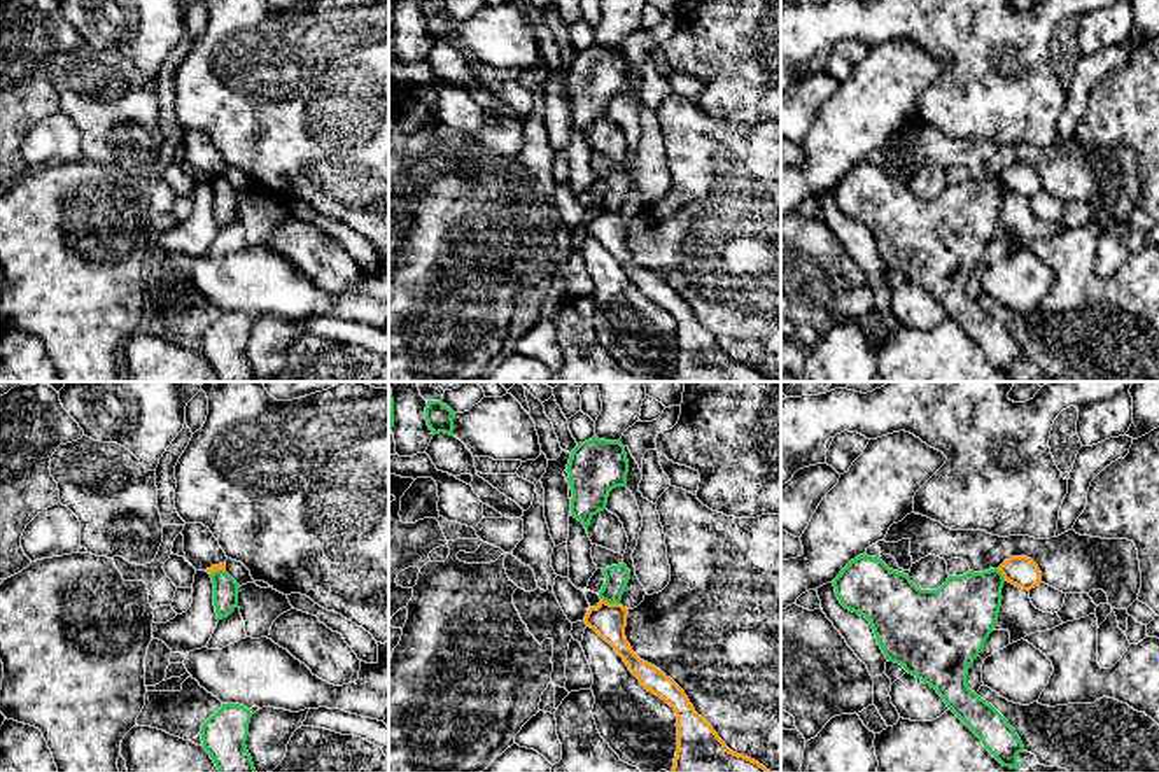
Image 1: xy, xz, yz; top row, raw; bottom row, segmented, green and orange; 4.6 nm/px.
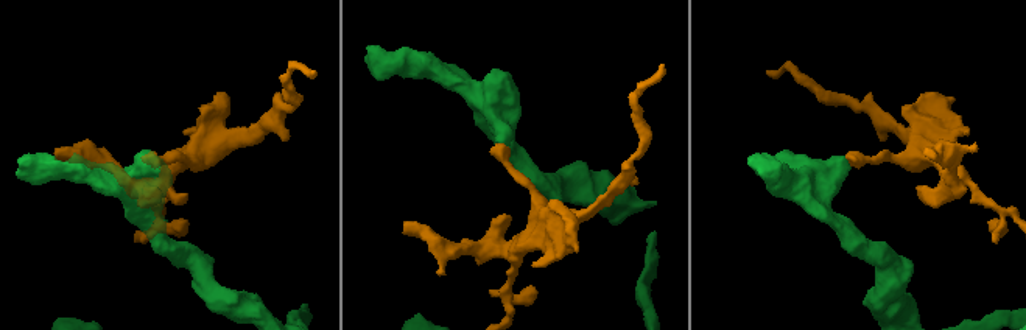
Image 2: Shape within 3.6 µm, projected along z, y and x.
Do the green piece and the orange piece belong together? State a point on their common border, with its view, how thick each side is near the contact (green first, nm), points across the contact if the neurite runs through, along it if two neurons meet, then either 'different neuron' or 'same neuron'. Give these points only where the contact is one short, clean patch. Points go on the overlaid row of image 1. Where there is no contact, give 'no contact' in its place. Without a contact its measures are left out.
xz (610, 603) | 110/160 nm | along xz (601, 597), (618, 604) | different neuron

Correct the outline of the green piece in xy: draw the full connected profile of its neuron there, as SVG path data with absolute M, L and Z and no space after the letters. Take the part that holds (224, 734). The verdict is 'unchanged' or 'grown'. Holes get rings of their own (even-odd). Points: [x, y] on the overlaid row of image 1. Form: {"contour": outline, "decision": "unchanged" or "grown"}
{"contour": "M222 704L201 726L205 751L219 772L256 772L245 740L252 712L240 704Z", "decision": "unchanged"}

